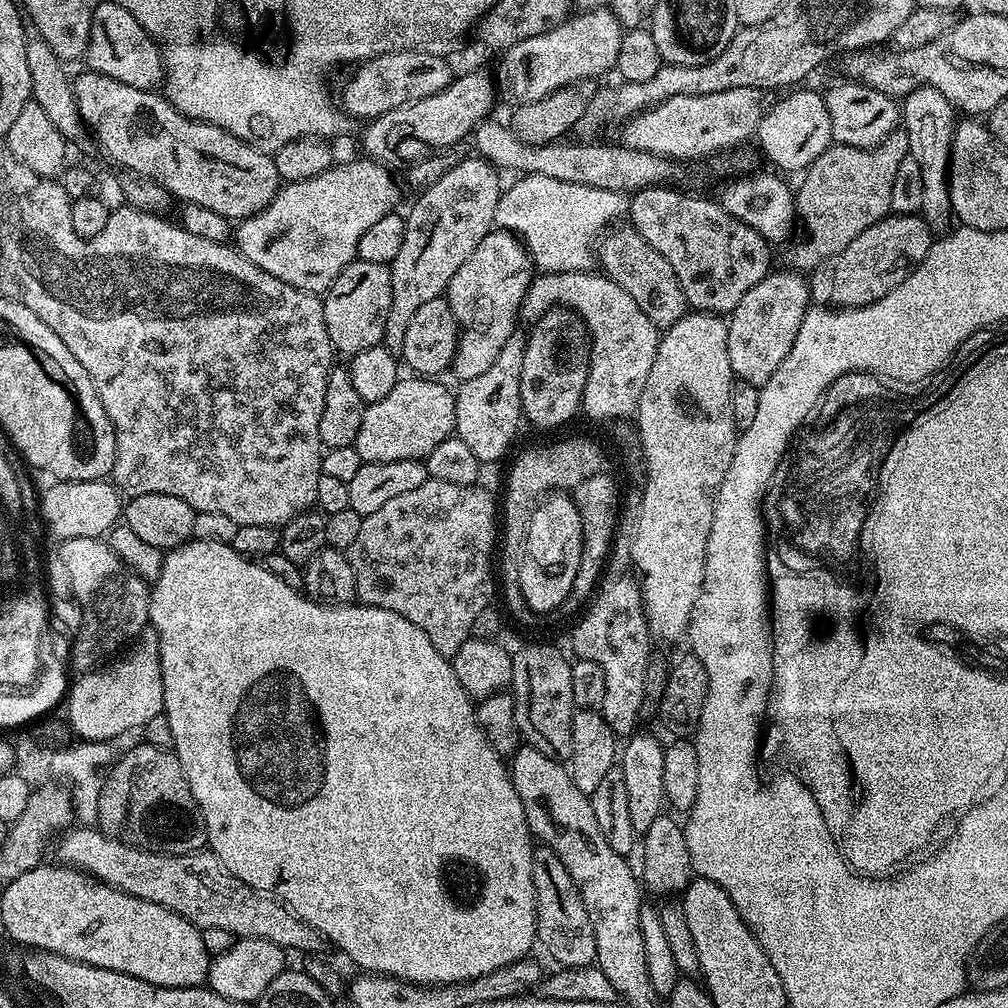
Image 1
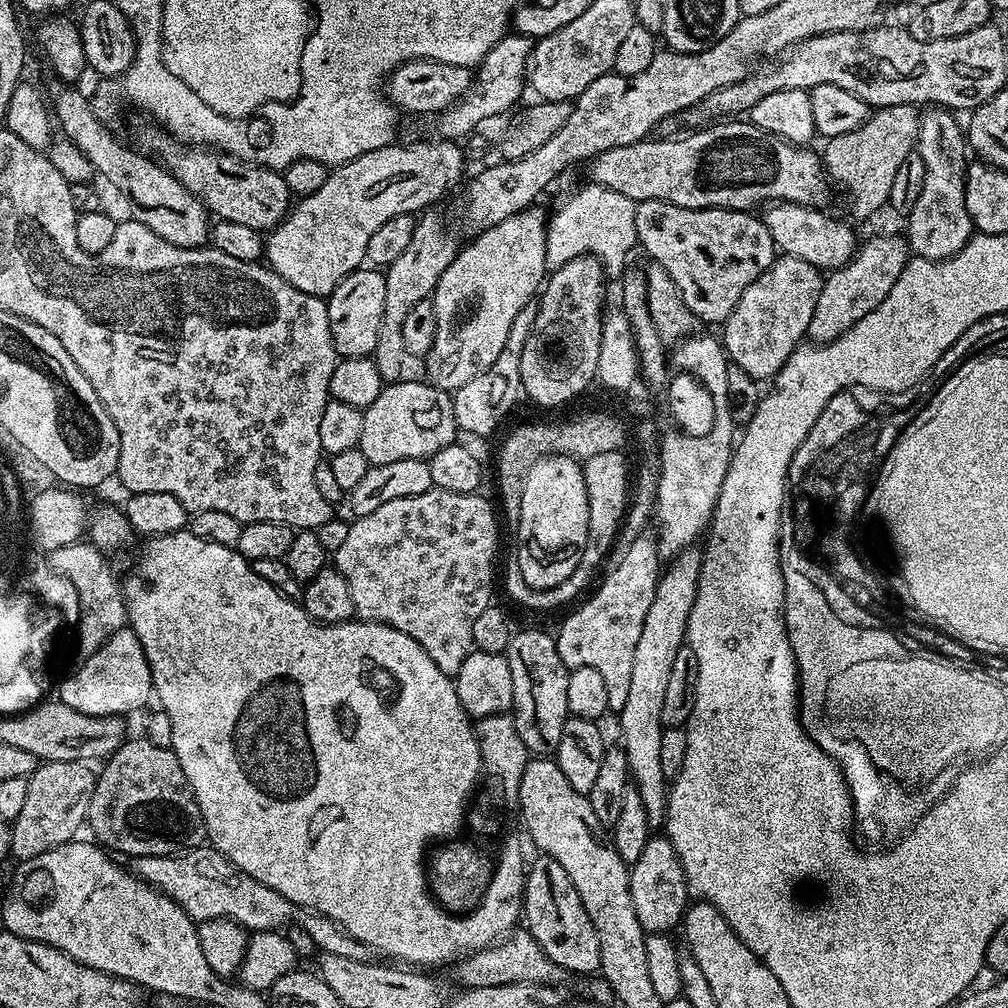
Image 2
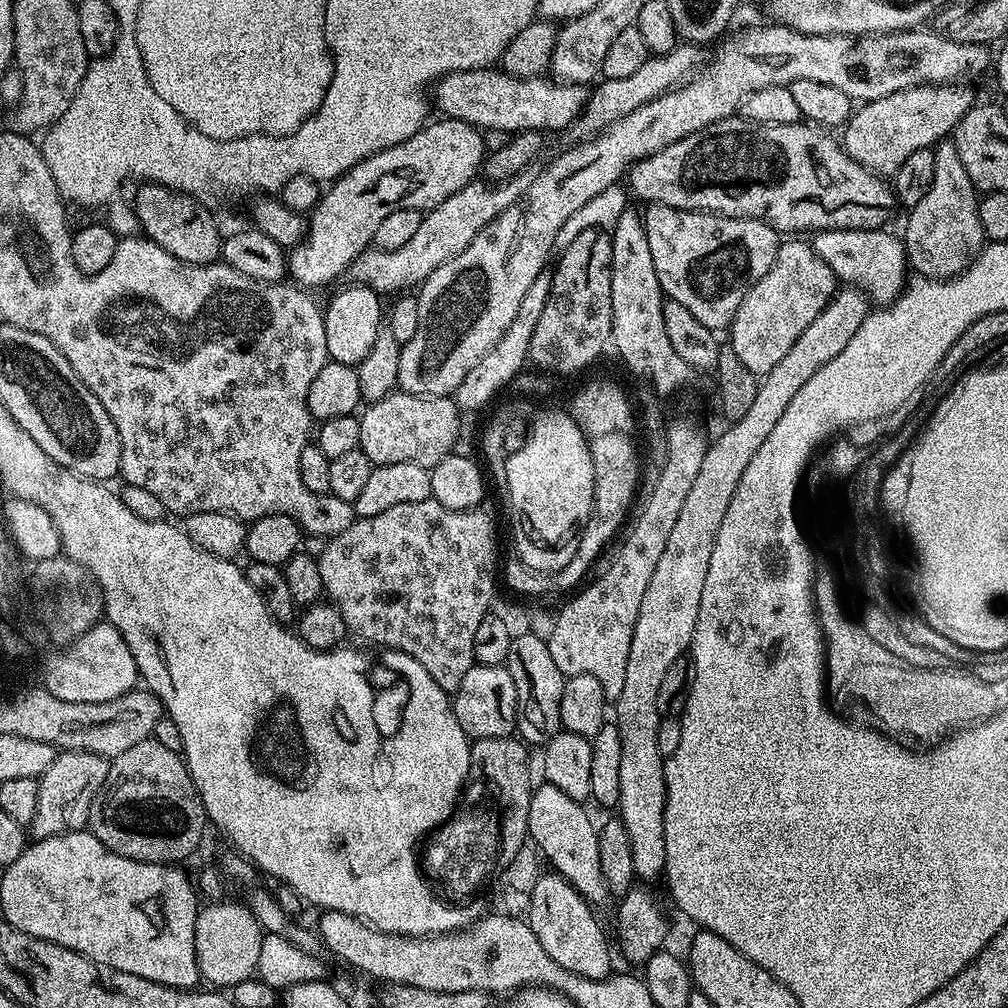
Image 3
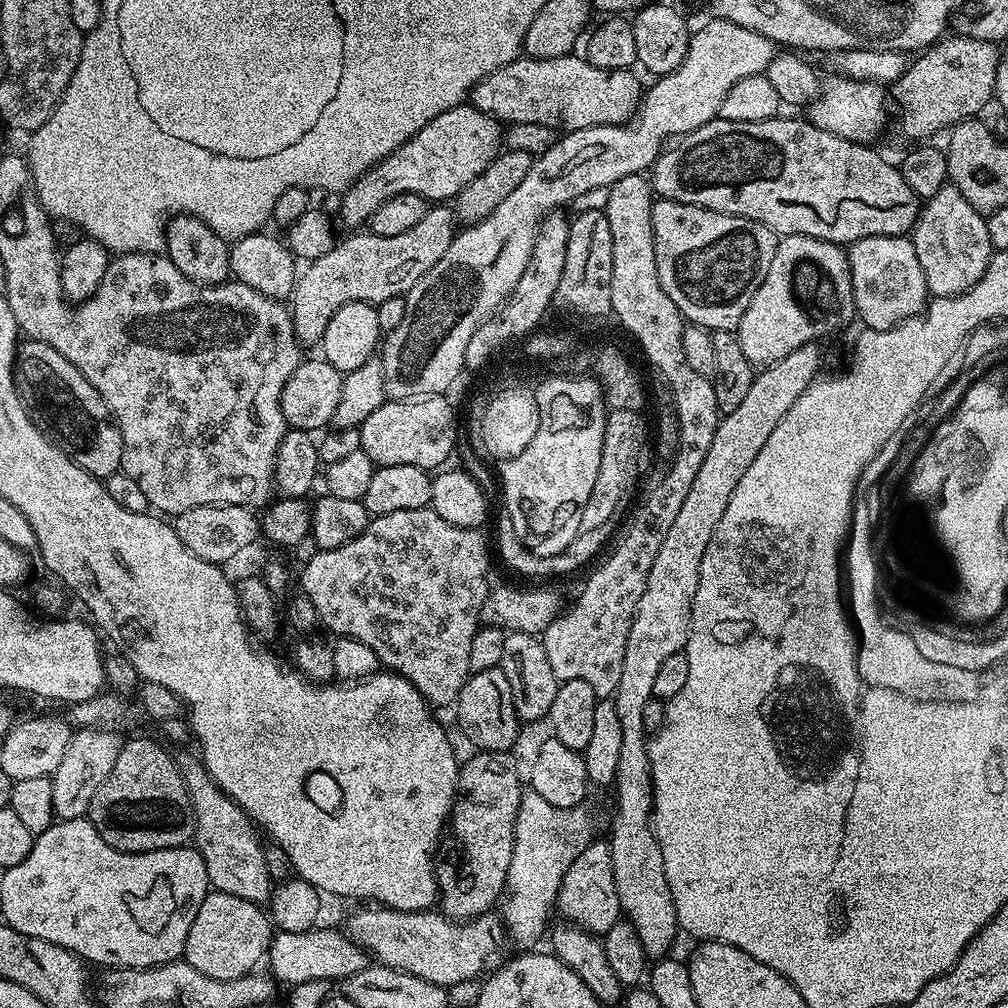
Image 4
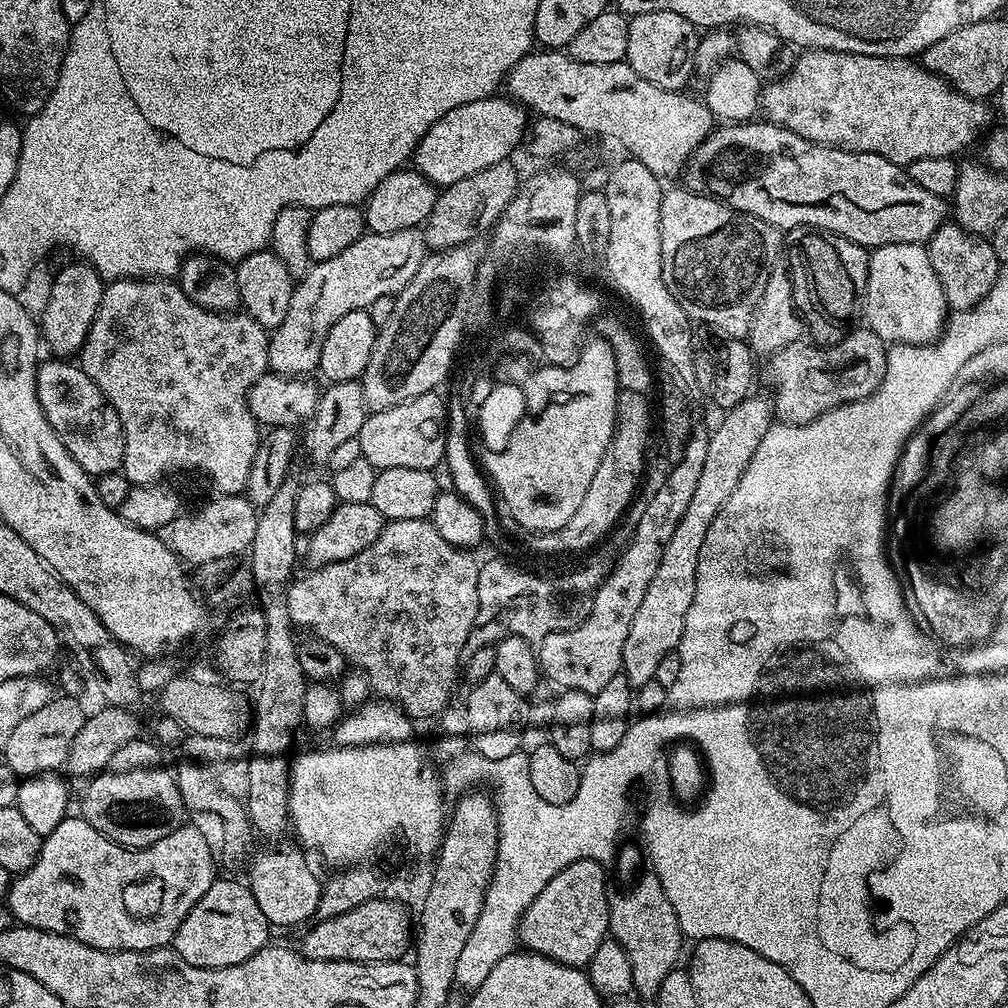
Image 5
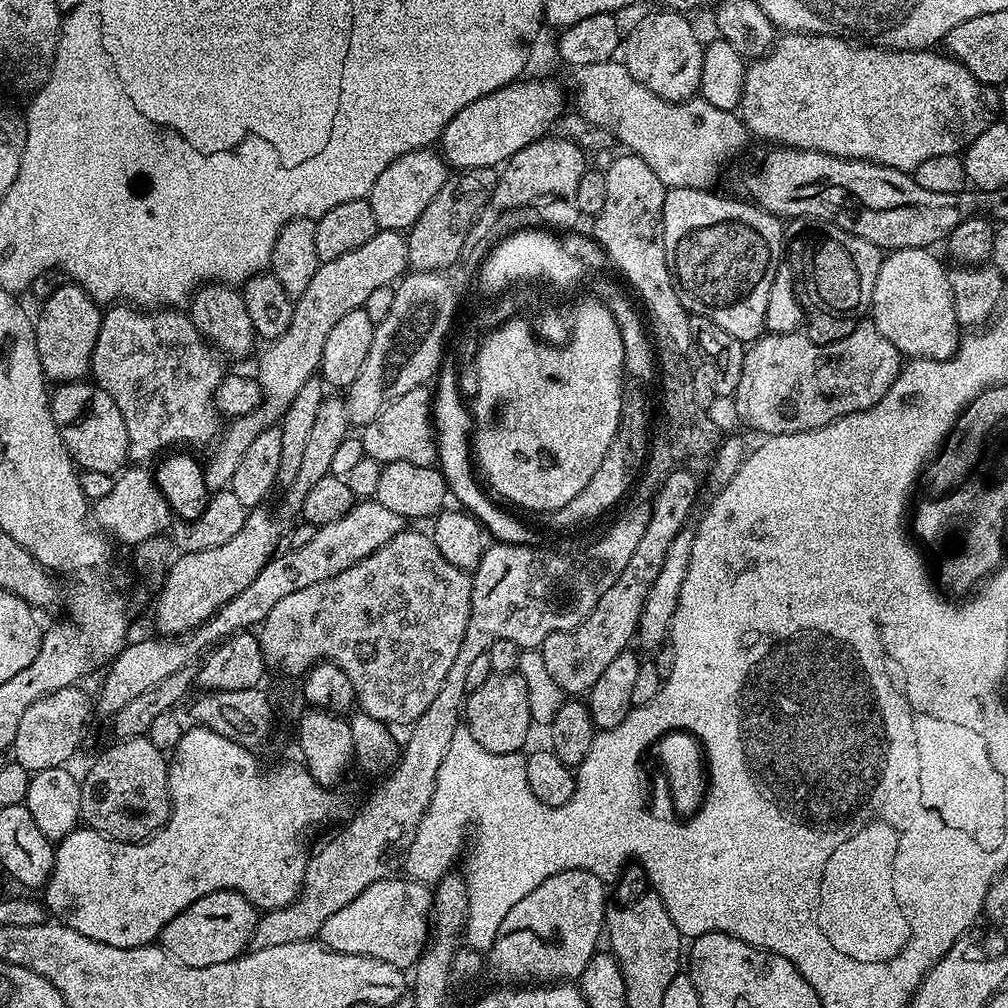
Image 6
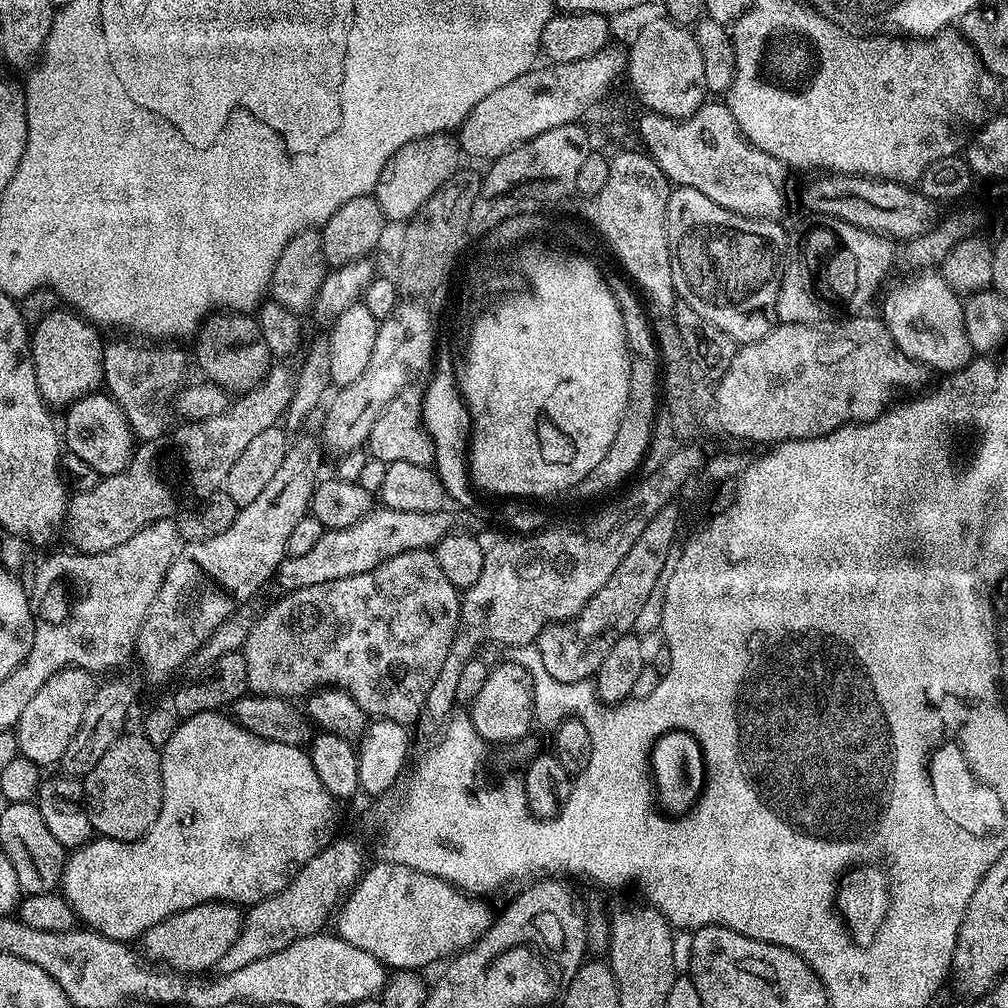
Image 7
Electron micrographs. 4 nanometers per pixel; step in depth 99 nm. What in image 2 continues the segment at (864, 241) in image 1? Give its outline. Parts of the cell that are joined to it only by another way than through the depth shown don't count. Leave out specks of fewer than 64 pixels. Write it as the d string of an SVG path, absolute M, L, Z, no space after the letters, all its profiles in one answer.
M872 236L868 241L861 243L852 255L850 262L846 262L841 268L833 268L824 276L824 285L818 294L818 306L814 306L814 318L810 318L808 336L817 344L829 344L837 340L846 330L850 330L859 320L866 318L870 310L874 310L894 290L894 282L900 280L904 267L908 265L910 249L908 241L900 236Z

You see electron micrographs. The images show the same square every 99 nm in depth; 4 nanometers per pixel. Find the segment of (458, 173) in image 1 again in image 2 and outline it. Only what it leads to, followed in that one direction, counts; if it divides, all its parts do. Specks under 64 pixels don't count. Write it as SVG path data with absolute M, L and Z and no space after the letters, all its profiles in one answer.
M428 210L416 221L414 238L410 238L410 246L406 246L405 252L386 268L386 307L382 310L382 326L378 326L378 346L374 346L370 359L378 366L378 374L381 381L395 382L405 375L404 360L406 361L406 342L402 342L402 322L406 322L406 314L418 306L418 302L429 299L436 290L438 278L454 262L458 251L458 243L454 237L448 233L448 228L444 225L444 220L440 216L435 216L435 211Z

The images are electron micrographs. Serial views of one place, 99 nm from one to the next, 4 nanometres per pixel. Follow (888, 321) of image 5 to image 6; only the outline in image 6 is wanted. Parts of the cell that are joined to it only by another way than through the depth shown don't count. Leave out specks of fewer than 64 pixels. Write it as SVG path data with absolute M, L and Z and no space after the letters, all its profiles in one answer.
M897 248L880 261L878 278L870 305L870 322L905 357L921 360L948 360L956 355L962 339L962 326L954 314L954 294L948 281L949 269L940 265L935 251L927 248Z

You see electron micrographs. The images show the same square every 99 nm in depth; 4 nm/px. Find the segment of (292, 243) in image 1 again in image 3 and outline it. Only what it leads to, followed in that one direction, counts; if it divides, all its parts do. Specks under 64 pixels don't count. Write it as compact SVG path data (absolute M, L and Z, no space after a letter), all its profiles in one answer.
M439 119L425 123L406 142L358 162L327 185L307 217L303 241L291 249L286 260L287 271L297 285L313 290L345 273L357 257L369 251L374 230L386 214L403 208L433 208L477 179L486 159L481 129L461 120Z

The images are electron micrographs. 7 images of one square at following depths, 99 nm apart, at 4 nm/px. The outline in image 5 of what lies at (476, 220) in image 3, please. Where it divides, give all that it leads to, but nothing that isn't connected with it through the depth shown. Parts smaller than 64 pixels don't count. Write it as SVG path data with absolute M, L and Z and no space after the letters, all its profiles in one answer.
M420 228L398 230L394 234L378 234L377 232L365 234L354 242L354 246L346 246L342 254L334 254L334 258L317 260L309 268L305 276L299 277L298 283L292 290L290 310L286 310L286 318L271 333L268 342L268 366L273 373L289 378L304 378L315 373L320 366L322 346L326 343L326 334L330 334L334 322L351 312L363 312L378 298L383 296L396 296L418 274L424 265L426 253L429 251L428 243L424 240Z

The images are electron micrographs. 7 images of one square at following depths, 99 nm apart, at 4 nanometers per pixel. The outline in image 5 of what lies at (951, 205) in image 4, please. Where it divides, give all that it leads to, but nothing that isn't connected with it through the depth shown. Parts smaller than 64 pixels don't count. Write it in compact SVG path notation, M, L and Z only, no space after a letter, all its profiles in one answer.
M946 222L934 233L926 247L930 266L934 266L938 282L942 282L942 290L946 294L949 309L965 312L978 306L978 302L982 302L982 298L990 294L1000 273L1002 261L994 254L992 245L987 239L963 232L960 225L955 222Z

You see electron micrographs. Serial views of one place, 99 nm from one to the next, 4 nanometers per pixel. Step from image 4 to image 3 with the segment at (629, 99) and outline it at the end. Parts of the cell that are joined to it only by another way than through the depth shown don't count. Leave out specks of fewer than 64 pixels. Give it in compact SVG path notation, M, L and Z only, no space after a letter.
M496 66L452 72L435 81L435 88L435 107L437 104L447 119L461 120L481 130L506 130L513 134L521 130L571 129L588 100L588 92L579 84L565 84L544 76L520 78Z

